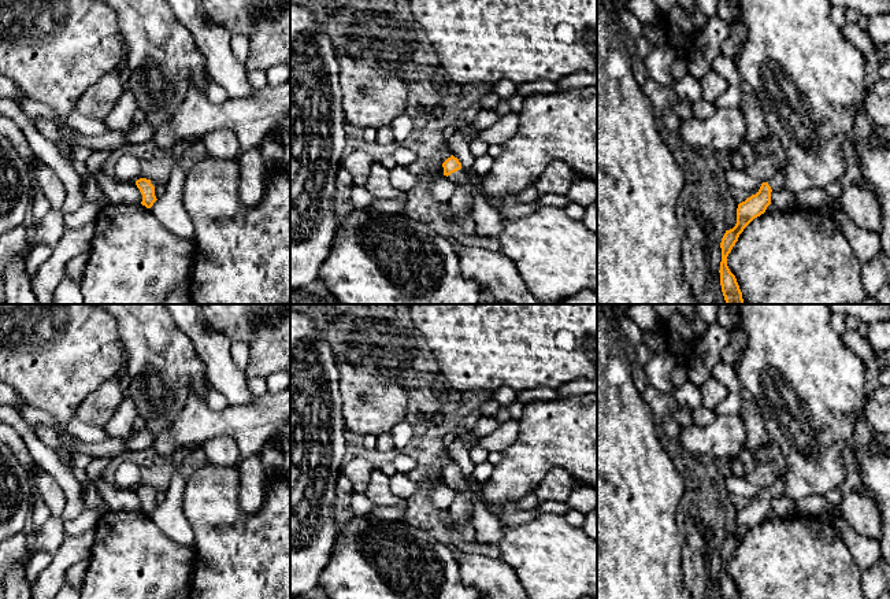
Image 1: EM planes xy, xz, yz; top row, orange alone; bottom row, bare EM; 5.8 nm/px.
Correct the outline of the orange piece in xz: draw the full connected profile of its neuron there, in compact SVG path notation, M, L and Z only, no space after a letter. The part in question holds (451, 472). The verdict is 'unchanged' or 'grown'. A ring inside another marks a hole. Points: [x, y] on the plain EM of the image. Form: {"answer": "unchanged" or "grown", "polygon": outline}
{"answer": "grown", "polygon": "M452 462L442 470L442 474L444 482L446 482L456 491L456 498L448 509L448 514L452 518L453 528L466 543L479 543L476 532L471 524L474 493L468 489L461 476L461 470Z"}

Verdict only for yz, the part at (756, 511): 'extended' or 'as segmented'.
extended

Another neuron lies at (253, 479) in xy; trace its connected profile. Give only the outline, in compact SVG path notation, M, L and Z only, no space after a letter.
M262 454L245 458L240 470L240 503L246 514L255 514L266 495L270 474L262 463Z

